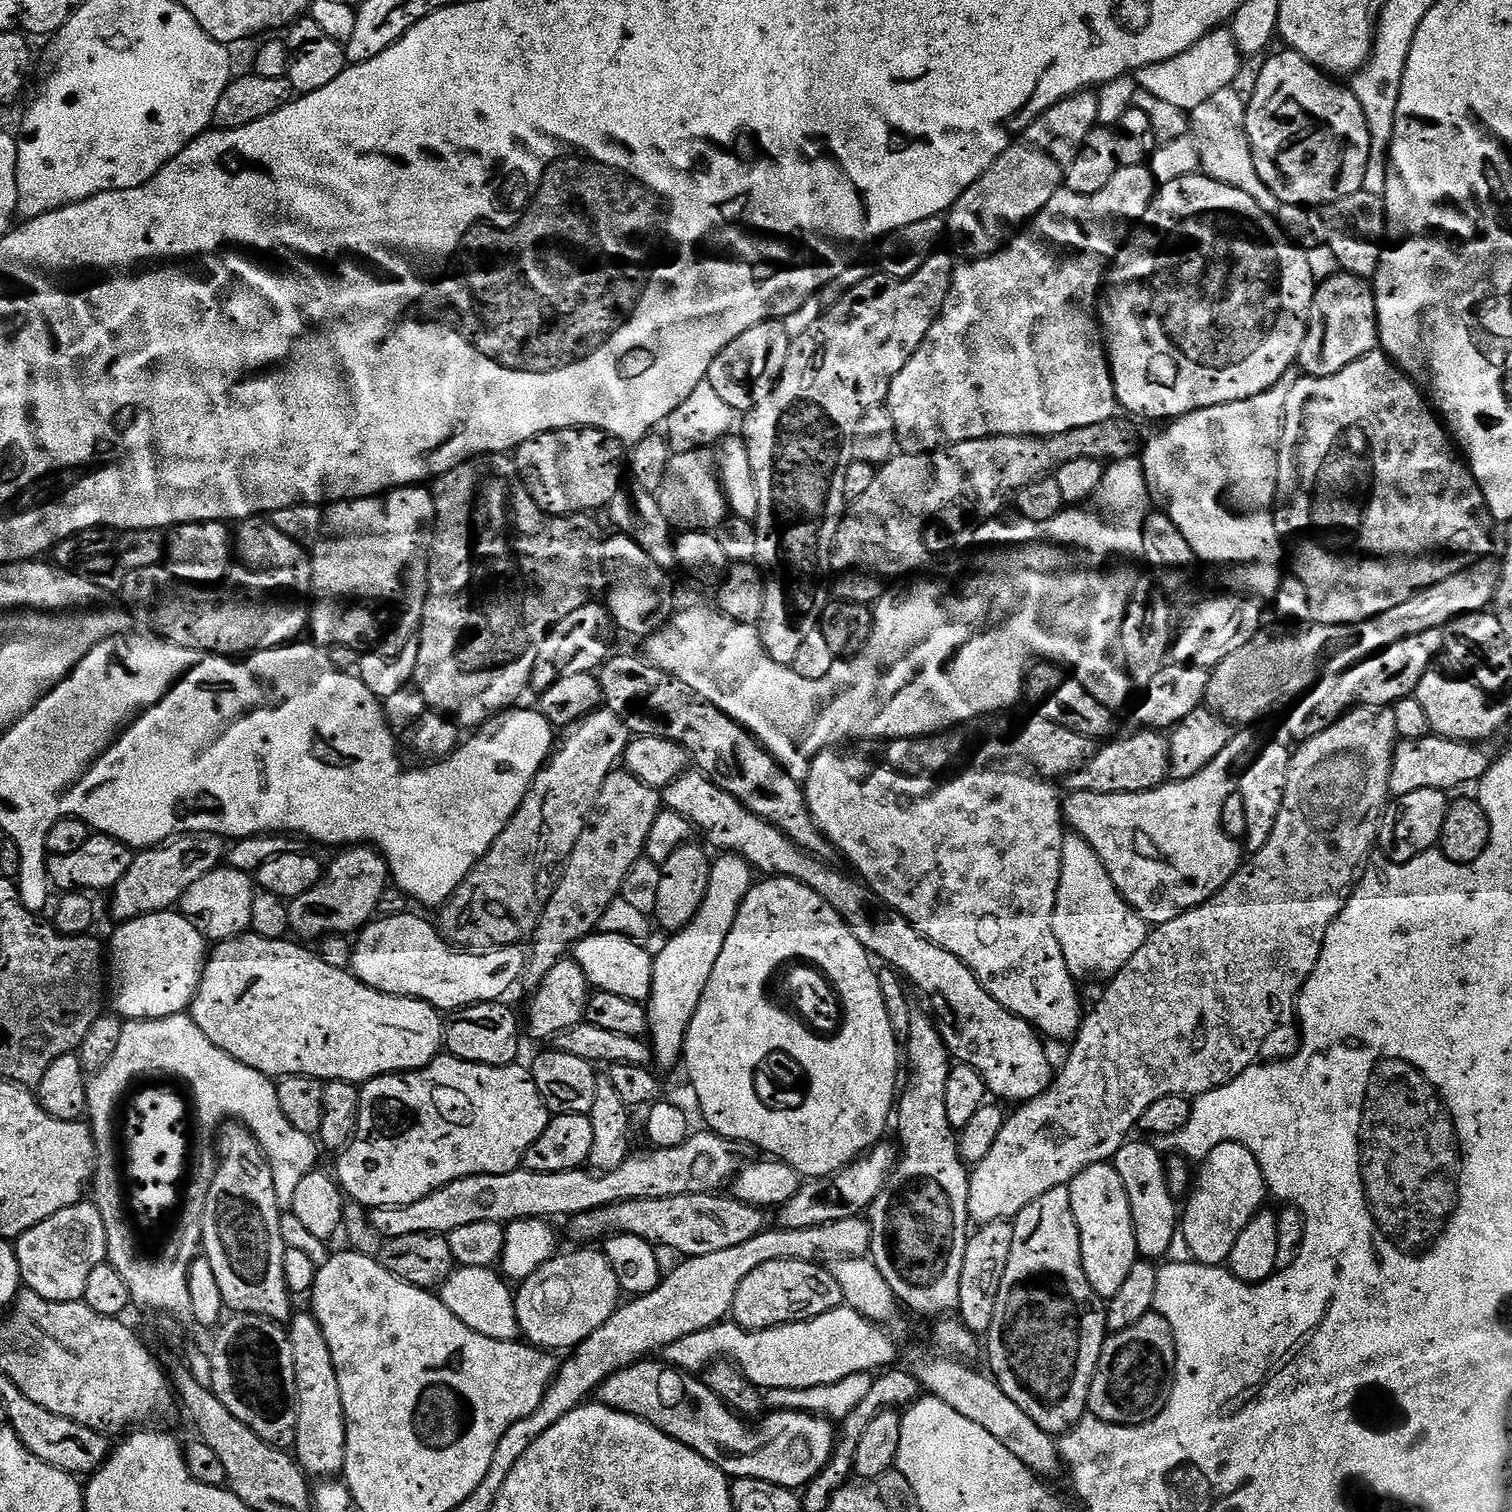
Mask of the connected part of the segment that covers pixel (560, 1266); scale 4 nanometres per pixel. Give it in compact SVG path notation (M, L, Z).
M603 1251L557 1254L515 1289L520 1336L541 1350L573 1350L616 1312L622 1289Z

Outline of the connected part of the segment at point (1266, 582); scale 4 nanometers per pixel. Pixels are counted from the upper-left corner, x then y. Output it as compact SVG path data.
M1293 367L1286 370L1270 390L1254 398L1177 416L1164 426L1169 428L1162 429L1142 448L1145 477L1154 486L1155 495L1160 495L1161 502L1165 504L1161 505L1174 526L1178 526L1186 542L1190 542L1197 561L1201 565L1213 564L1216 568L1224 568L1224 580L1232 587L1229 589L1247 590L1260 598L1275 597L1286 575L1286 544L1274 511L1278 504L1278 450L1280 431L1284 429L1286 398L1290 398L1290 389L1300 378L1301 373Z

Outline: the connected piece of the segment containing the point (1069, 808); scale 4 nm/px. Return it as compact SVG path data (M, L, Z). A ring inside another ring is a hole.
M1240 730L1222 749L1222 754L1210 762L1194 778L1172 780L1145 792L1102 794L1101 792L1068 792L1062 800L1062 811L1067 827L1090 844L1108 871L1114 886L1137 914L1149 926L1165 924L1191 908L1206 902L1240 869L1241 841L1232 839L1222 826L1222 806L1226 798L1237 791L1242 774L1256 759L1262 748L1252 730Z

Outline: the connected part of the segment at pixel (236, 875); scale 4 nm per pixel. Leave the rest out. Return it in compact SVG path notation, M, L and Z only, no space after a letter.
M221 866L210 870L210 874L205 874L202 878L198 878L198 882L194 882L194 886L190 886L190 890L186 890L186 894L182 894L178 911L180 915L186 917L202 933L205 940L209 942L233 940L236 936L245 935L252 927L250 914L254 910L254 898L257 891L257 885L249 873L243 872L238 868Z

